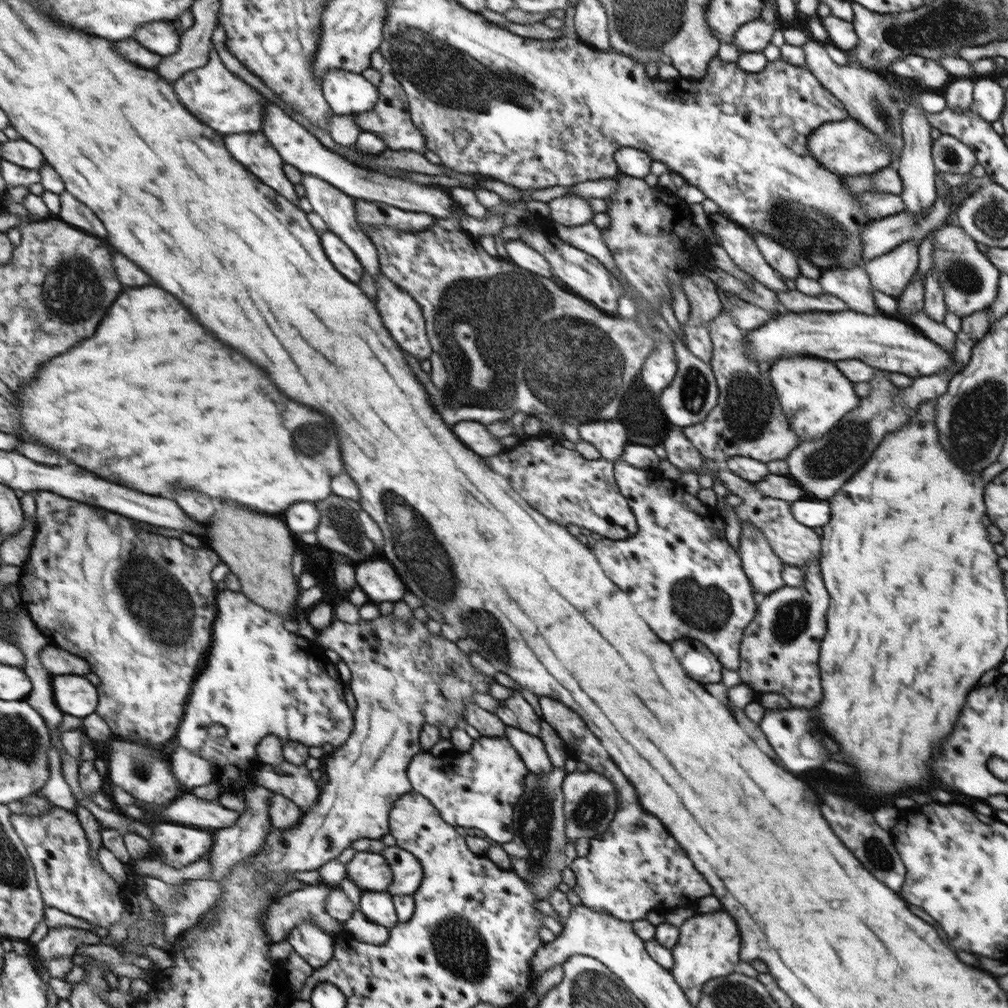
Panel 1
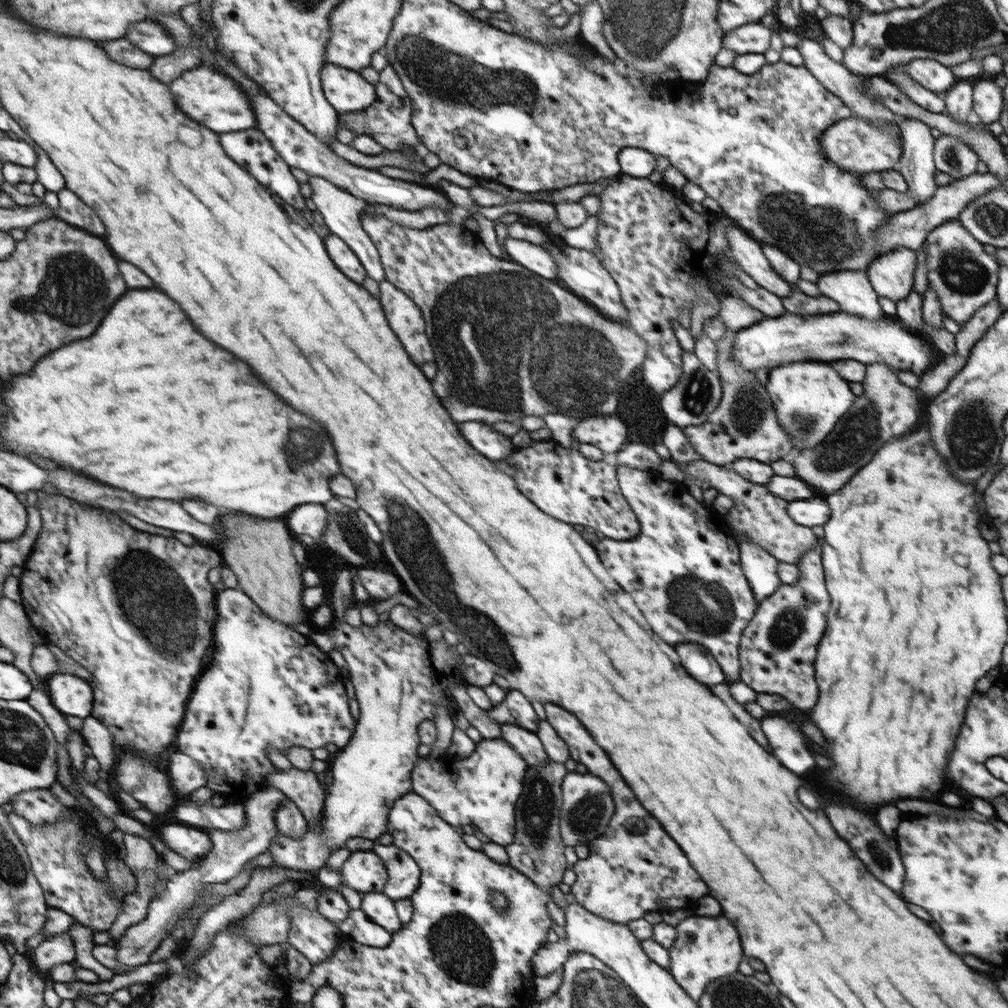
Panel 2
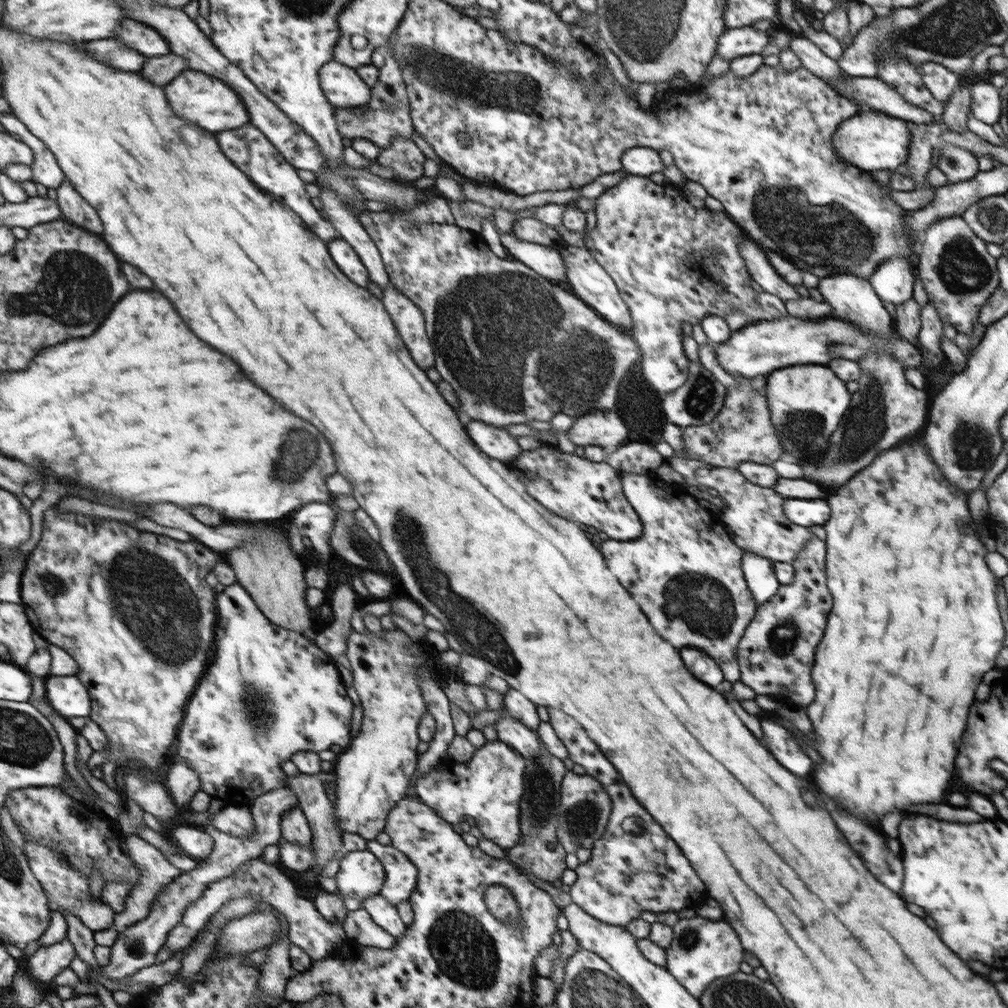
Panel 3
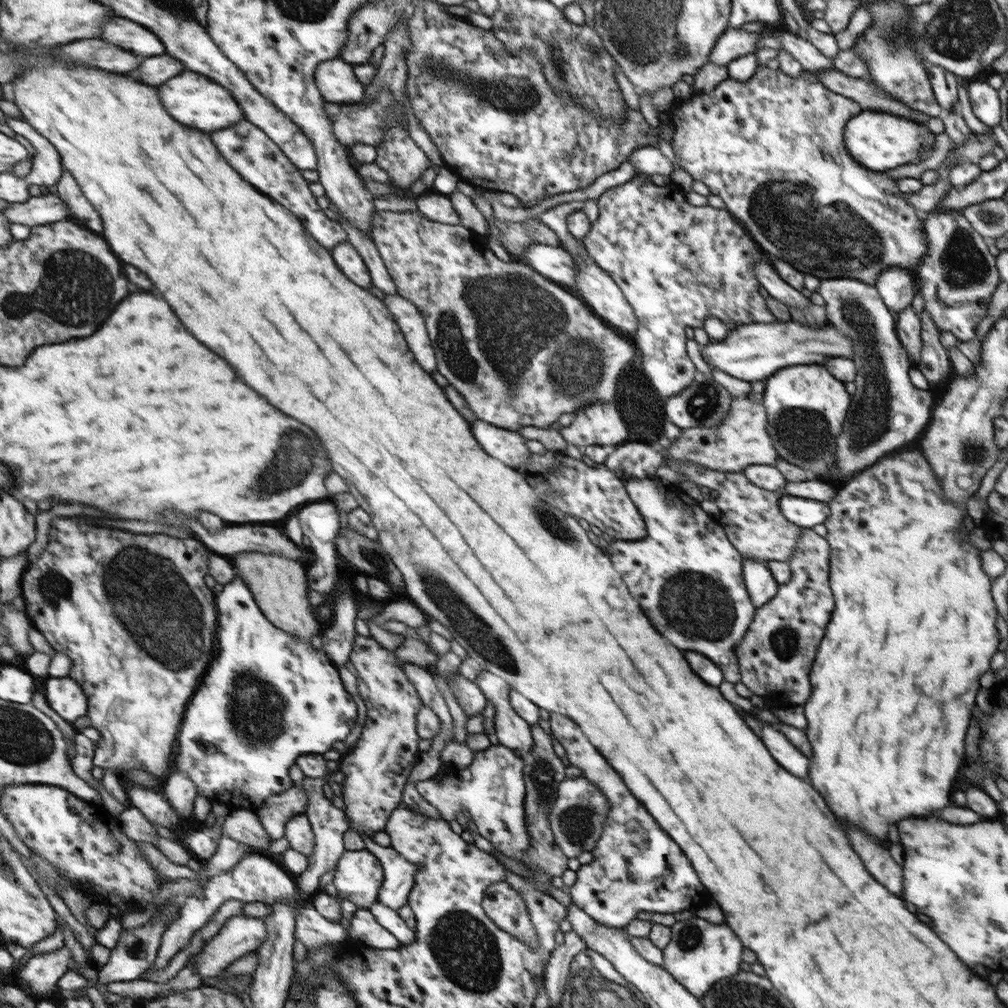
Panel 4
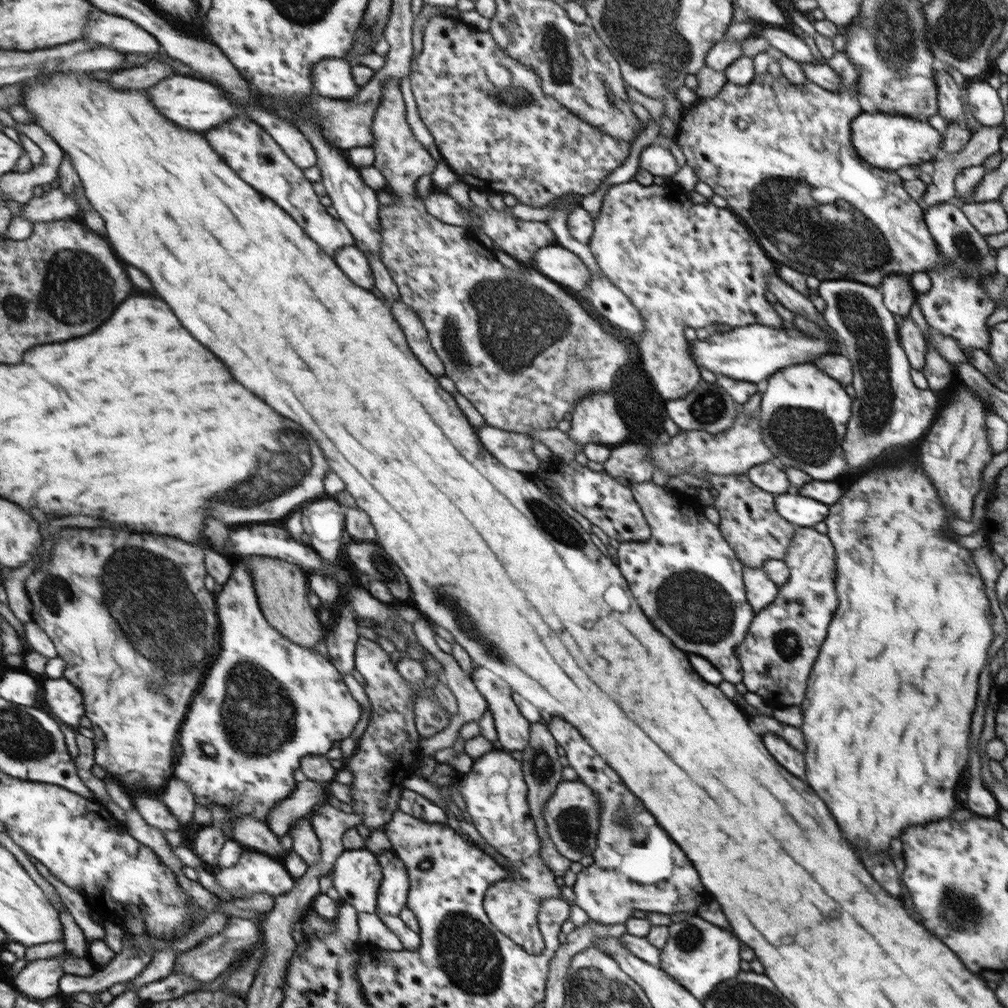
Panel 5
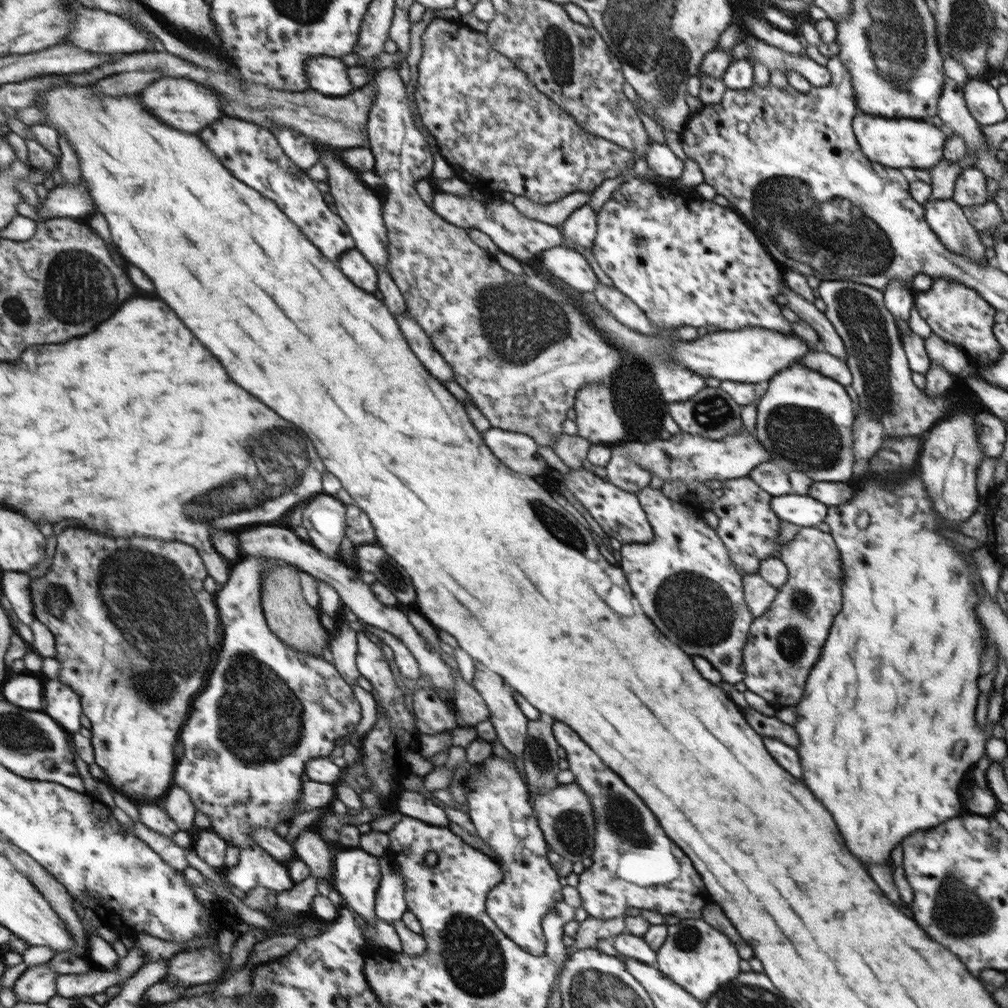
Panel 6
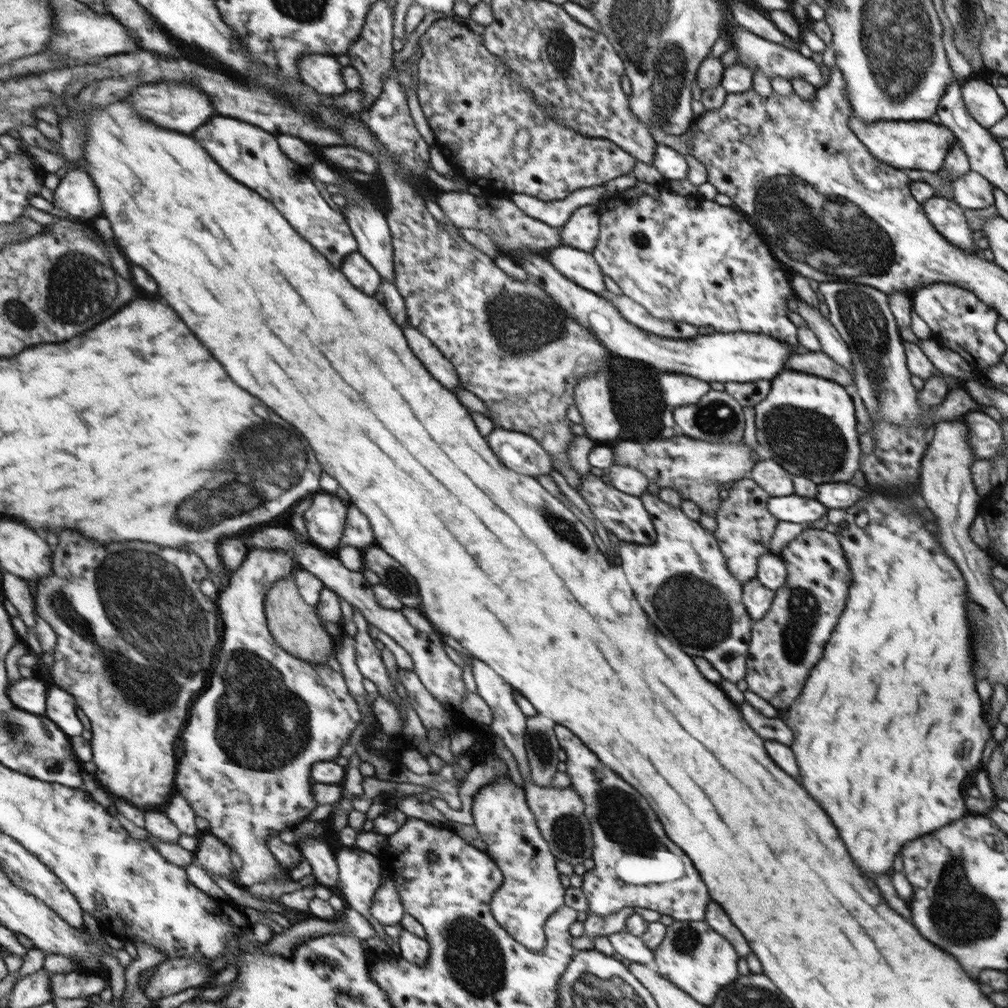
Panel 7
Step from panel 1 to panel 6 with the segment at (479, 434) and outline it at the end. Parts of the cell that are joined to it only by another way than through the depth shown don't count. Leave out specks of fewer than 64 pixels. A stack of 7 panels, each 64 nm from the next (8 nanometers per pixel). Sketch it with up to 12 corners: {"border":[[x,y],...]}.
{"border":[[490,427],[492,454],[528,477],[547,472],[530,435]]}

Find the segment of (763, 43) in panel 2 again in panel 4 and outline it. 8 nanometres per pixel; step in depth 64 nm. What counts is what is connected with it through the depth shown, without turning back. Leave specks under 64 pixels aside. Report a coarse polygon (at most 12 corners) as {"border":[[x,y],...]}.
{"border":[[728,30],[710,62],[727,66],[756,53],[762,34]]}

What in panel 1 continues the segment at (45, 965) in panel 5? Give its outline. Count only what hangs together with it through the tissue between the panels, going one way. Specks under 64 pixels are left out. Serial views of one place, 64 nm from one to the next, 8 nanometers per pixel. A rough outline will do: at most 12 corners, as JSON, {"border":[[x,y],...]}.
{"border":[[78,927],[51,928],[36,944],[44,964],[72,958],[103,937]]}

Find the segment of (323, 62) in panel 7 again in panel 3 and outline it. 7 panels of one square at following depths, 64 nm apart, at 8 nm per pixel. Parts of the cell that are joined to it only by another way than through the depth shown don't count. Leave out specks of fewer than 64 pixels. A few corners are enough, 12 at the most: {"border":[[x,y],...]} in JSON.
{"border":[[350,66],[323,67],[324,91],[337,108],[371,101],[371,86]]}

